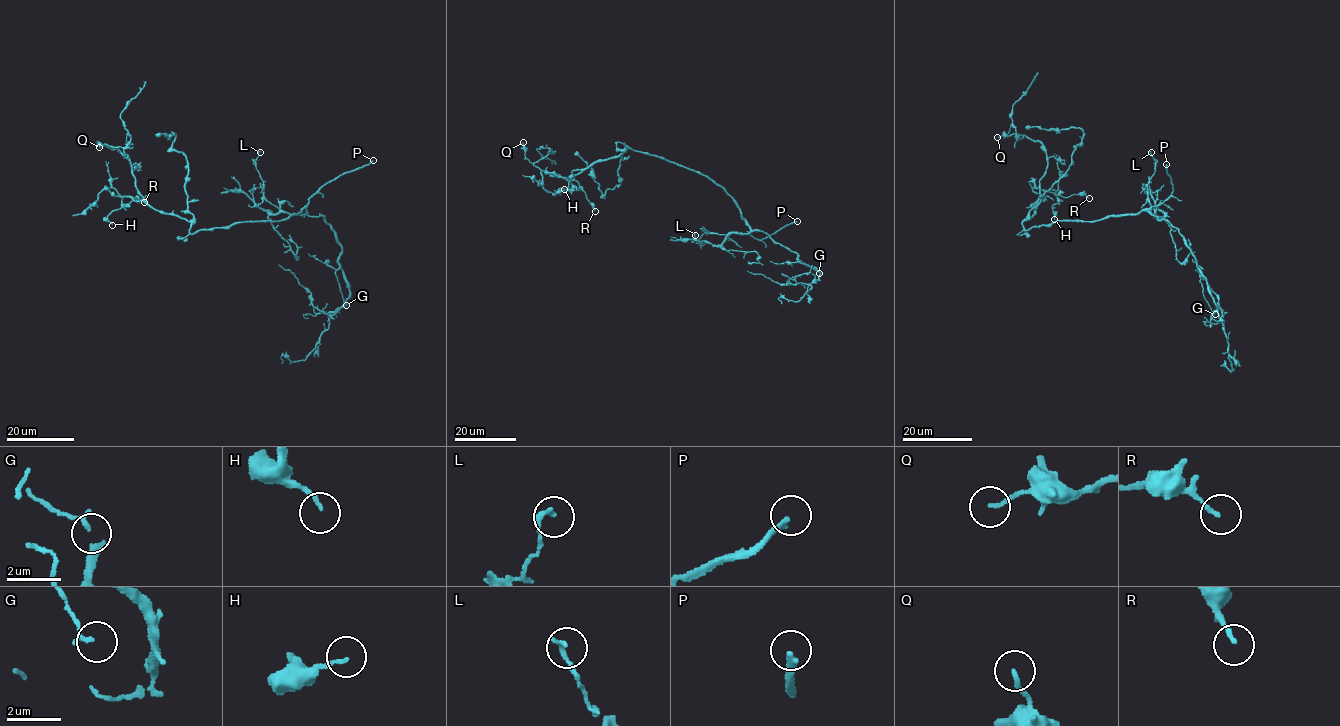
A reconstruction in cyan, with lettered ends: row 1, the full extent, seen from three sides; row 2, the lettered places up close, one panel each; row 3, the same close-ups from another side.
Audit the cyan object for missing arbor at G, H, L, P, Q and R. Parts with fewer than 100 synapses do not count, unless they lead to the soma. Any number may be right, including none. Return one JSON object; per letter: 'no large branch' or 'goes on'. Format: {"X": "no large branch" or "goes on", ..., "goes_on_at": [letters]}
{"G": "no large branch", "H": "no large branch", "L": "no large branch", "P": "goes on", "Q": "no large branch", "R": "no large branch", "goes_on_at": ["P"]}

